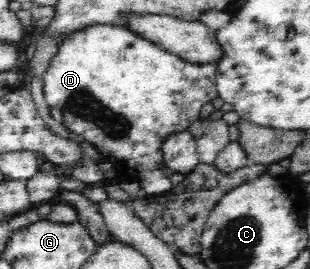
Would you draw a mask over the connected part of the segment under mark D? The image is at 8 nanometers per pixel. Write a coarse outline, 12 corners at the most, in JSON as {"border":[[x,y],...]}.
{"border":[[122,25],[64,35],[42,74],[106,163],[162,166],[218,103],[216,62]]}

